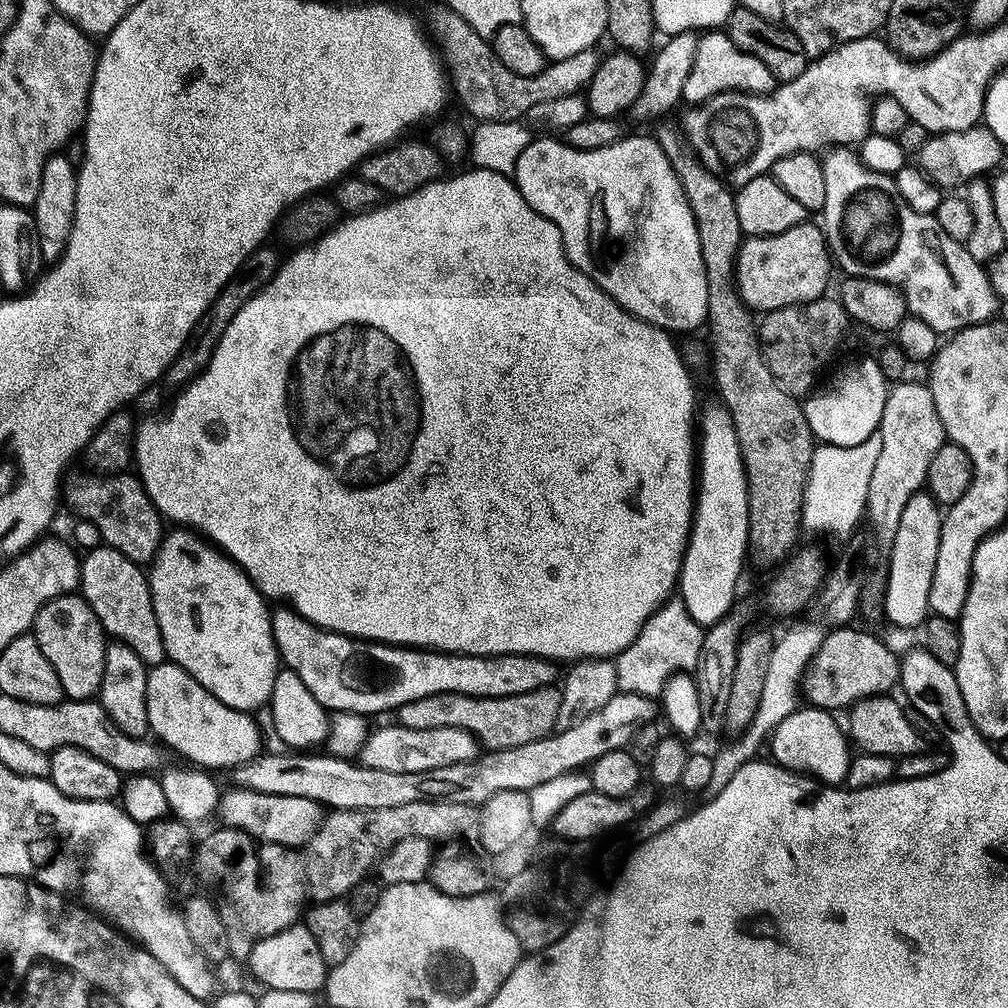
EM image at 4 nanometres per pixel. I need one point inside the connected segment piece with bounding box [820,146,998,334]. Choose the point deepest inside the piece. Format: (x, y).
(870, 232)

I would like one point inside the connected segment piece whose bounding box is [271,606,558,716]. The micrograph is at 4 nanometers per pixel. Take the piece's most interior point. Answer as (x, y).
(344, 674)

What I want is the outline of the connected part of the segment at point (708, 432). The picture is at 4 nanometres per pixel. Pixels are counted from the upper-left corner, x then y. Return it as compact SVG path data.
M713 402L712 405L709 406L708 409L705 410L704 413L699 413L698 416L698 475L694 480L694 507L692 509L692 528L688 531L688 544L684 547L684 557L682 558L682 562L680 563L680 574L678 577L678 599L684 603L685 610L688 612L690 618L694 620L696 624L701 626L709 626L714 623L717 623L720 619L723 618L729 611L731 611L734 607L734 601L736 599L736 583L740 580L740 571L744 568L744 560L746 564L746 557L749 555L748 550L748 479L746 478L746 470L744 469L744 463L742 462L742 454L740 453L740 447L738 446L738 438L736 437L736 431L734 430L734 422L730 418L730 414L728 413L727 408L721 406L719 403Z

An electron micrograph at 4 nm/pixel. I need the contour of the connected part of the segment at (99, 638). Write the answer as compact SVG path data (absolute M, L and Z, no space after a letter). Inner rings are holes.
M69 594L46 602L46 606L38 610L31 635L36 637L38 646L42 646L42 654L50 658L50 666L54 666L62 681L67 699L90 700L99 693L109 641L102 622L98 622L98 614L94 614L83 595Z

